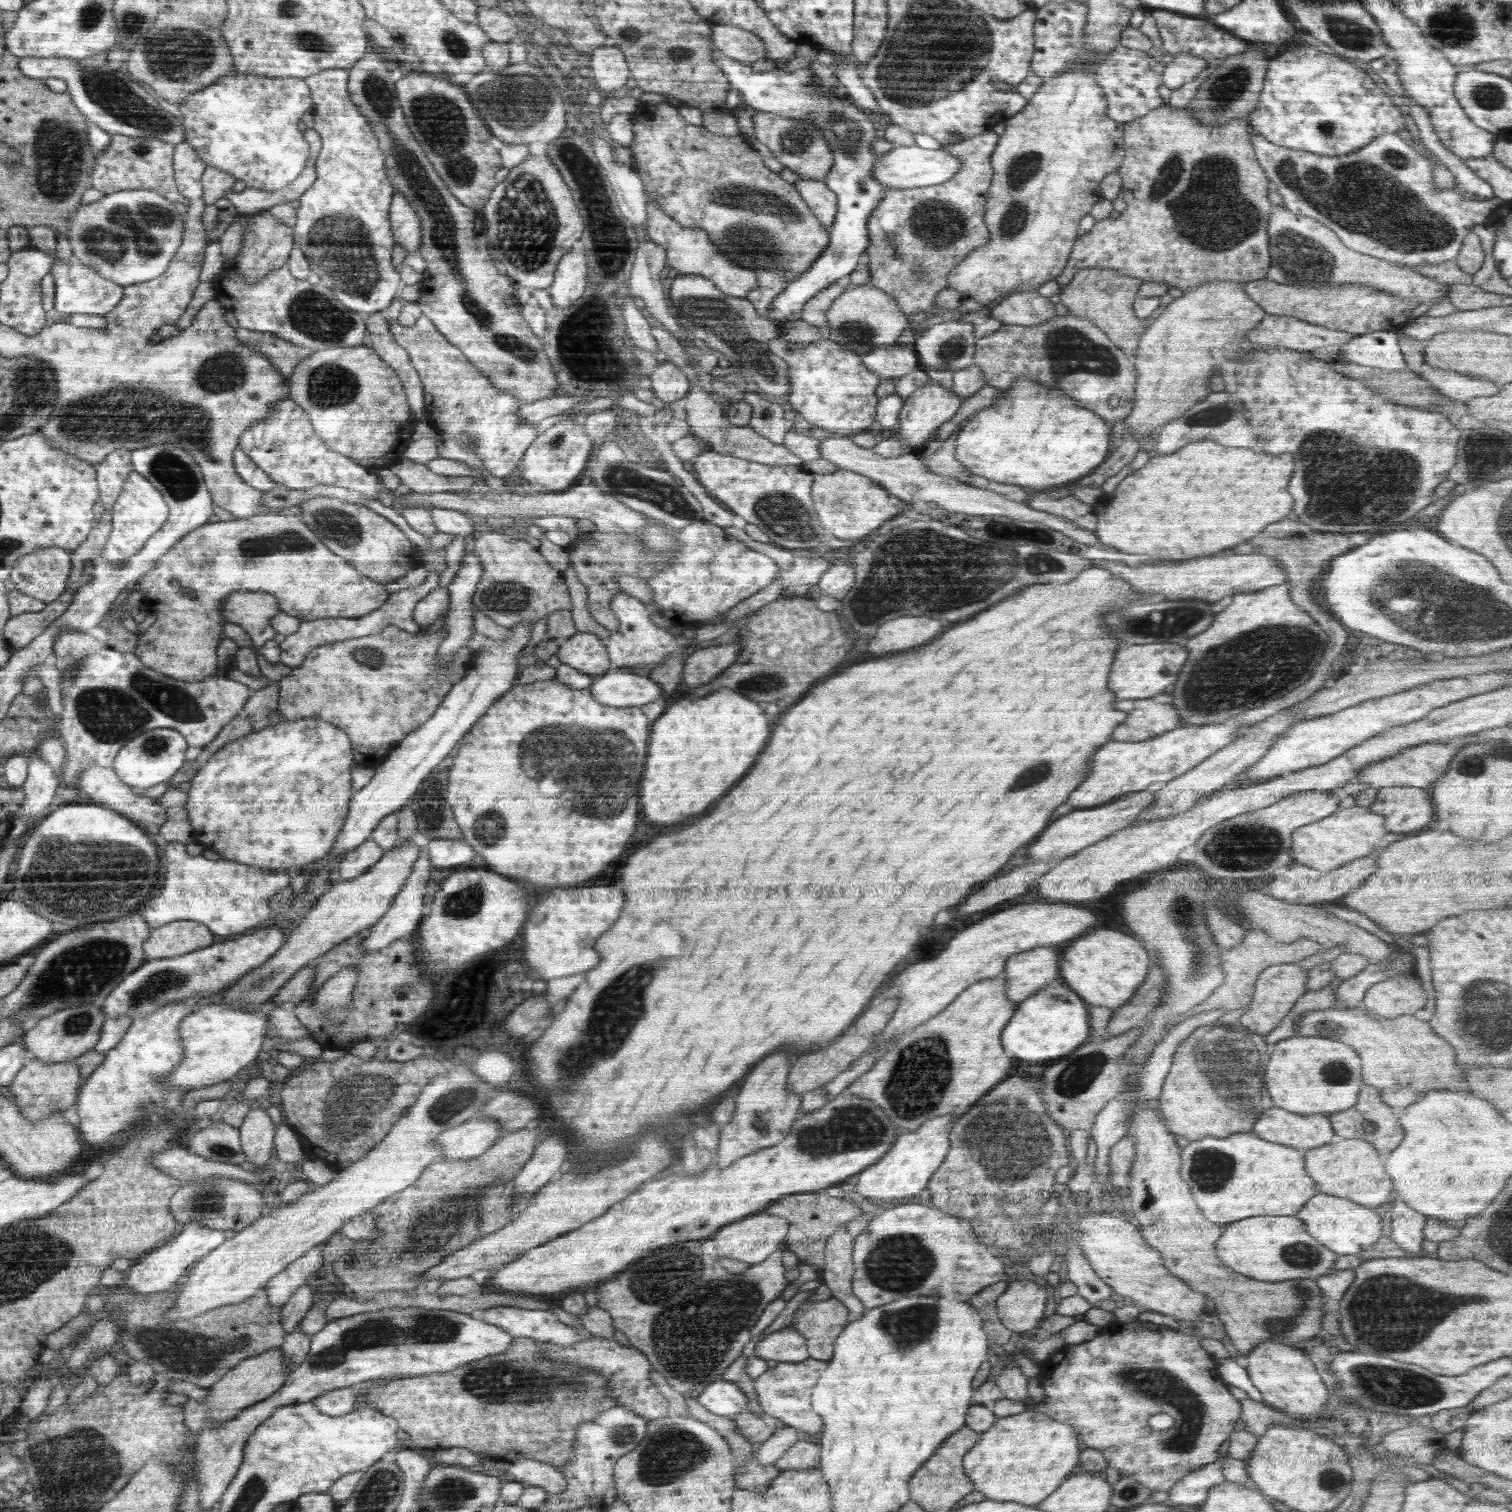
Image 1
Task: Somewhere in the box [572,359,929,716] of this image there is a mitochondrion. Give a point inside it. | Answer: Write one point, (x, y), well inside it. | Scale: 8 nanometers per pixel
(619, 477)

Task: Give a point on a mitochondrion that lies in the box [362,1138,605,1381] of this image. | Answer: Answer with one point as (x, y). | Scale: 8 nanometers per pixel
(500, 1203)

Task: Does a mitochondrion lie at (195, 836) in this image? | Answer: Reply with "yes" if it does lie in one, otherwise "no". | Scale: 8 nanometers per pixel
no

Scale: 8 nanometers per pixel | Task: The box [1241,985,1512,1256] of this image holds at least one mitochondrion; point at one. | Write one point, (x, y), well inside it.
(1337, 1073)

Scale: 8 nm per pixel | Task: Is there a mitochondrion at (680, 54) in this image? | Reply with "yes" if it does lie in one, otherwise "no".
no

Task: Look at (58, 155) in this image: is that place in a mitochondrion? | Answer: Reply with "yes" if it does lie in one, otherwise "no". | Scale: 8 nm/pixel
yes

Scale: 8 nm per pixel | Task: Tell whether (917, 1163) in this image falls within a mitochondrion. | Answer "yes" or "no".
no

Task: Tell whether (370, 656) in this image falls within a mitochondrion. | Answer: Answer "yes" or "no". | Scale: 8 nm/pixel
yes

